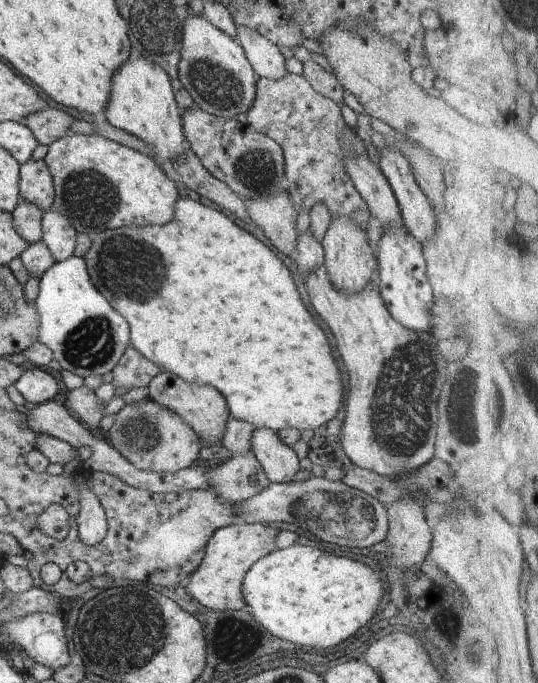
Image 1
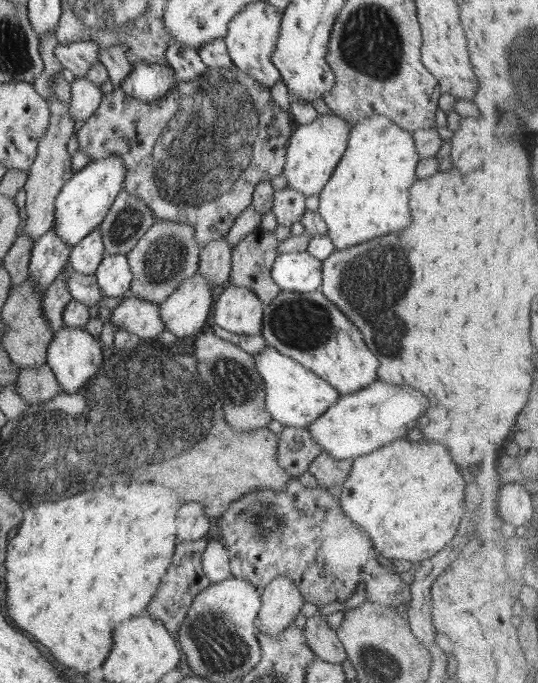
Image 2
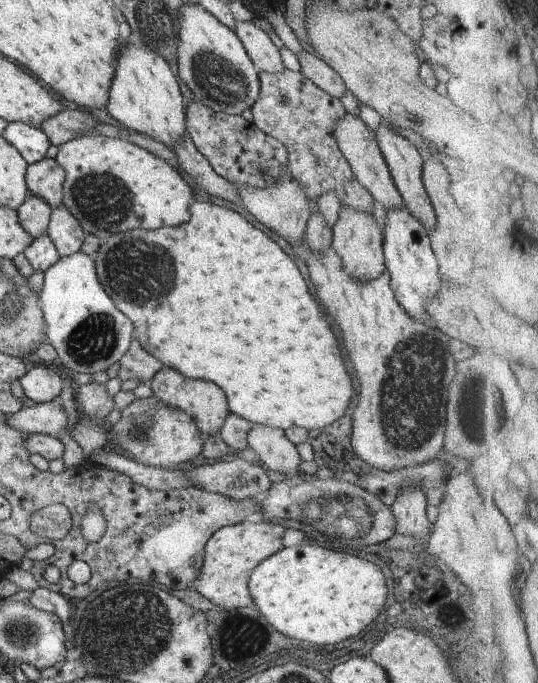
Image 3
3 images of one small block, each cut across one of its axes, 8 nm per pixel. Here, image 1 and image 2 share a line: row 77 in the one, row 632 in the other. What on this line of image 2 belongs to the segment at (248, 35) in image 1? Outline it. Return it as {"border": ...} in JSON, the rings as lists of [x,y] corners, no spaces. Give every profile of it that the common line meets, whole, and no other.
{"border":[[[288,576],[275,577],[260,594],[261,606],[256,619],[258,632],[278,636],[296,623],[304,598]]]}

